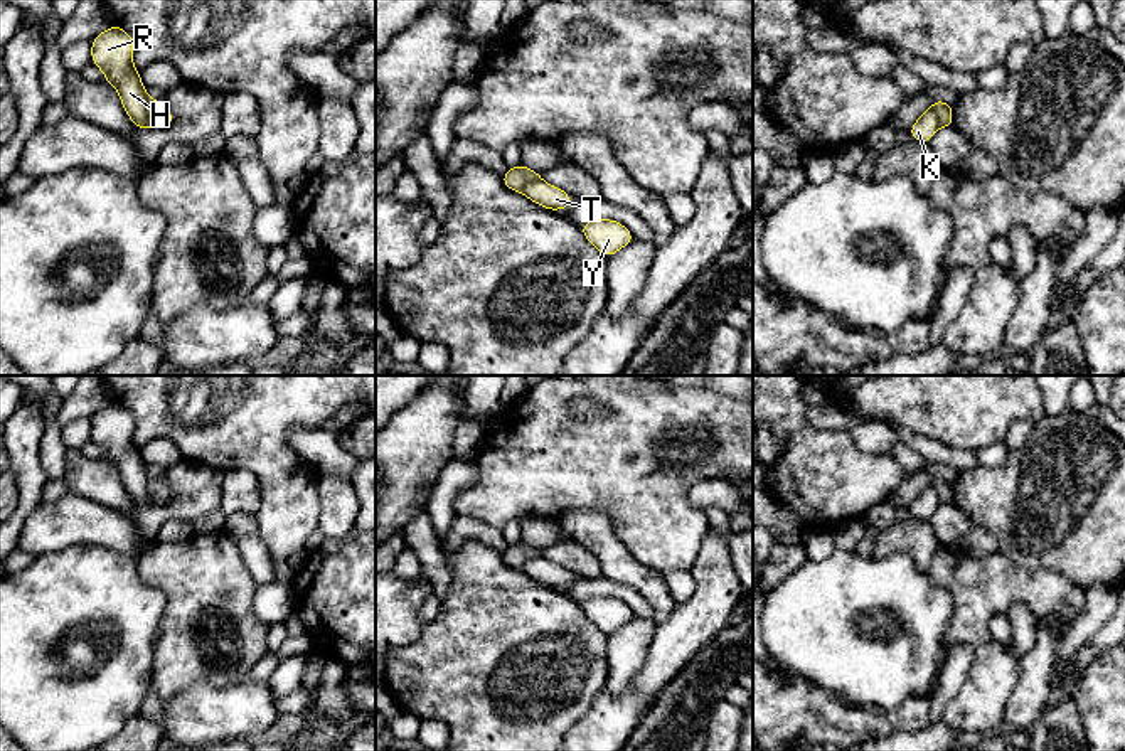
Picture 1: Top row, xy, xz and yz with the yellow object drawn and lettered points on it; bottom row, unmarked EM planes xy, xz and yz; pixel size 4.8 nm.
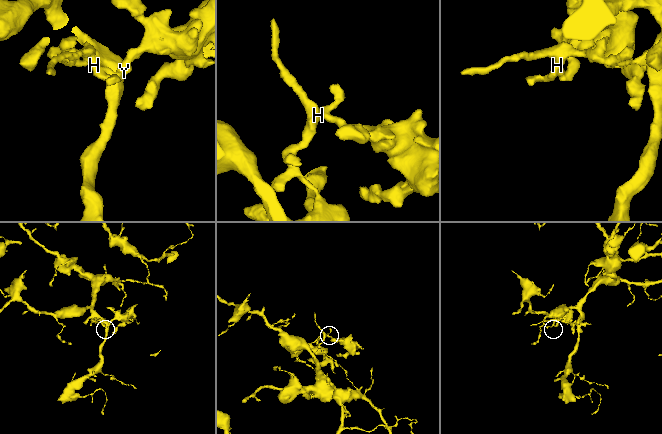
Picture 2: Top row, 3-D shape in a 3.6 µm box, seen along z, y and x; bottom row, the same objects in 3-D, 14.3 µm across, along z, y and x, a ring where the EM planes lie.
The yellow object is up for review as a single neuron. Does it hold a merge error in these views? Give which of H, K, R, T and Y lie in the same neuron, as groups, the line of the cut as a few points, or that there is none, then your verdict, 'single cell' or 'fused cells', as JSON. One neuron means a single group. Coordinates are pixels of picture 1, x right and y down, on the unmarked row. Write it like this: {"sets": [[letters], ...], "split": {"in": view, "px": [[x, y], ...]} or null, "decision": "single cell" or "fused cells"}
{"sets": [["H", "K", "R"], ["T", "Y"]], "split": {"in": "xy", "px": [[149, 477], [149, 495], [160, 505]]}, "decision": "fused cells"}

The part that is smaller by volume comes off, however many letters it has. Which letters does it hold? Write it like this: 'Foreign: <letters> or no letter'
Foreign: T, Y

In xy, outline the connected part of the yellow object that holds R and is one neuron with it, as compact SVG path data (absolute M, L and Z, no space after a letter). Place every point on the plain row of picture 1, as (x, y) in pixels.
M111 402L91 418L91 439L104 450L104 458L116 465L125 490L135 507L157 505L150 497L145 461L133 445L135 419L120 402Z

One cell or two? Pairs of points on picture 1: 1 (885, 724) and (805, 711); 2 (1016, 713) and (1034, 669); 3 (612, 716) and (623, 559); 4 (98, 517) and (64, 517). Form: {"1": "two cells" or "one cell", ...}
{"1": "one cell", "2": "one cell", "3": "two cells", "4": "one cell"}

